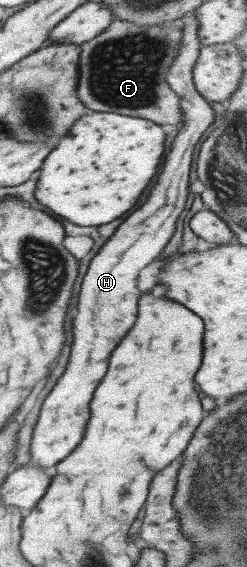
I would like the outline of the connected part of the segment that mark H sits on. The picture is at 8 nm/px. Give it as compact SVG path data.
M196 16L192 22L184 24L180 48L176 58L165 74L166 85L176 95L180 103L181 127L174 135L170 148L164 154L160 172L146 194L144 204L140 204L124 222L118 225L107 241L88 263L83 279L80 281L76 315L72 320L72 344L64 372L44 397L31 434L29 462L40 468L52 469L66 458L82 440L90 414L89 404L94 389L107 371L108 356L120 339L130 330L135 321L137 301L141 292L136 288L138 272L158 258L161 250L170 240L175 220L188 197L188 170L194 144L199 141L207 128L214 122L214 111L208 102L194 90L191 79L200 52L196 32Z

